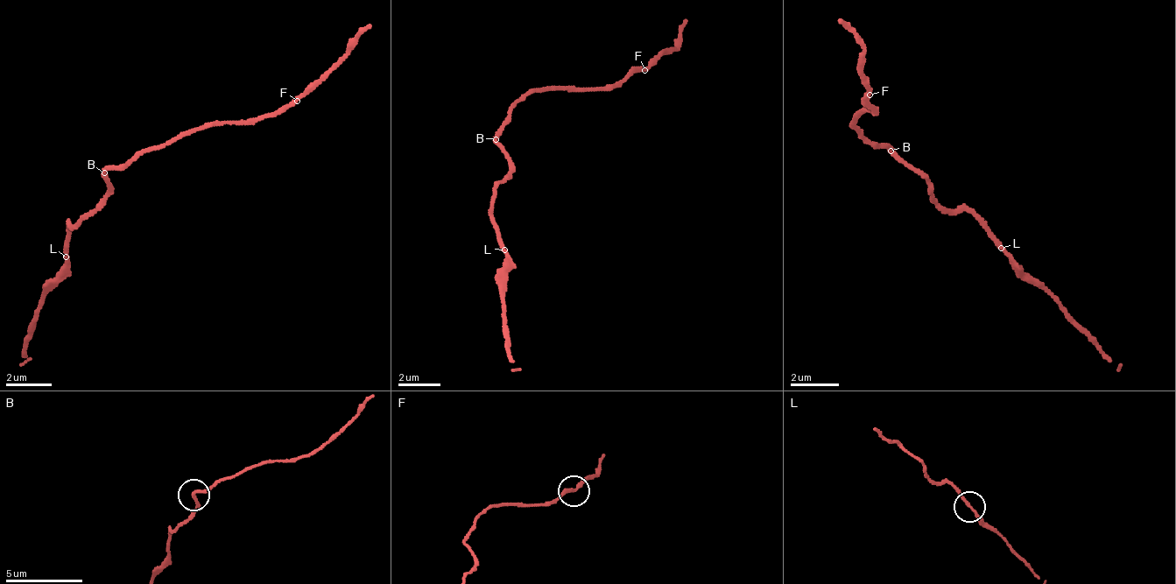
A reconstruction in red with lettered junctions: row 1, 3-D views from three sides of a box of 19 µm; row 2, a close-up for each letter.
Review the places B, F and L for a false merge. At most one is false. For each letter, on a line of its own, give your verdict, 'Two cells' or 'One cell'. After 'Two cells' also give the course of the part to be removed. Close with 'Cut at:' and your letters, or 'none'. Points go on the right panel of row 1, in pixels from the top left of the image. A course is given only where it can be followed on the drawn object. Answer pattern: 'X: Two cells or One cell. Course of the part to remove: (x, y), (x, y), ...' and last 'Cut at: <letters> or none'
B: One cell
F: One cell
L: One cell
Cut at: none

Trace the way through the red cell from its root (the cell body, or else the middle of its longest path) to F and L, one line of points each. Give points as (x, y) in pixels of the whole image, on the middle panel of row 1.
F: (499, 138), (499, 128), (520, 99), (530, 93), (613, 88), (617, 82), (628, 82), (636, 71), (644, 70)
L: (499, 138), (503, 156), (510, 167), (495, 186), (492, 214), (499, 243), (505, 249)

